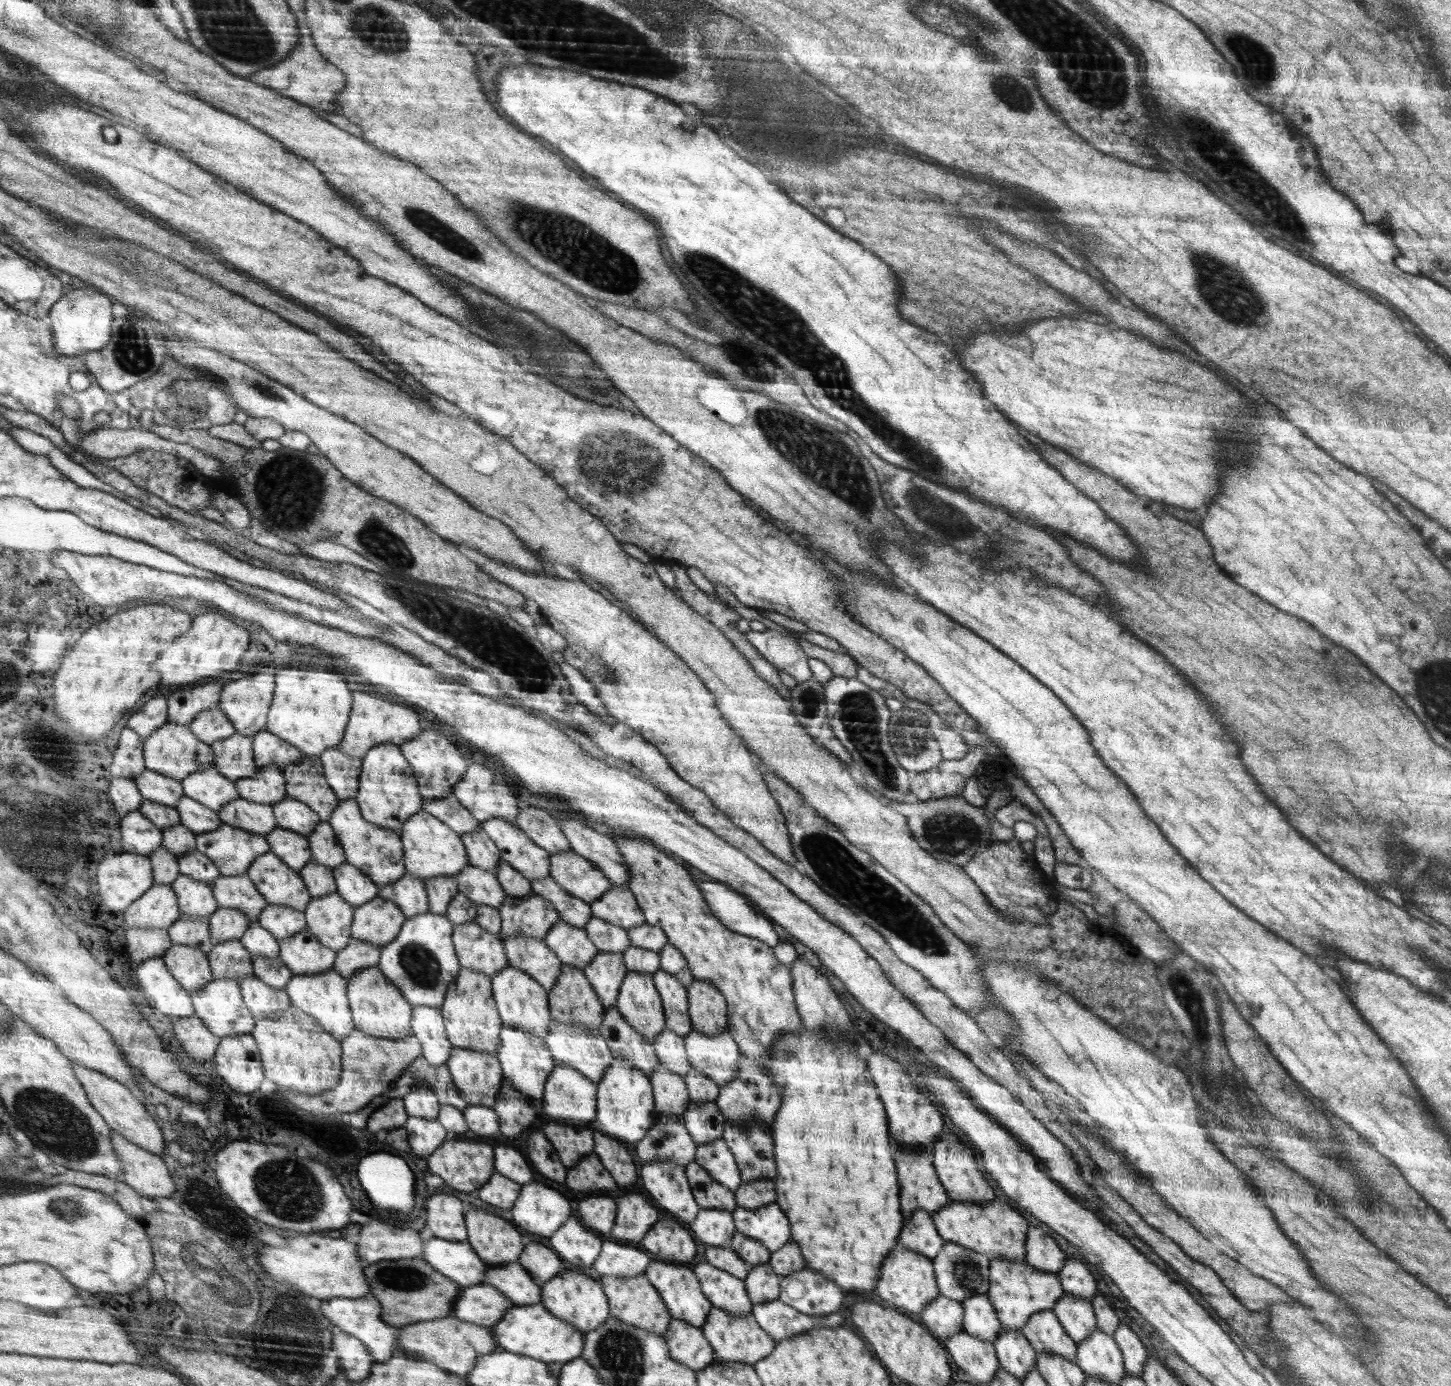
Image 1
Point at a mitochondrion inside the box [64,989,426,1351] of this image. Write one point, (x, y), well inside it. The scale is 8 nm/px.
(289, 1190)

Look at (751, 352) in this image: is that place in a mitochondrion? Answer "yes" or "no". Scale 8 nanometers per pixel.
yes

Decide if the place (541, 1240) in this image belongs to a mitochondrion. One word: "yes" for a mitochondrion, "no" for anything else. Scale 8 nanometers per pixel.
no

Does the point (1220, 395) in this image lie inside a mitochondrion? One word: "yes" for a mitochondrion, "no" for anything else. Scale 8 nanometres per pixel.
no

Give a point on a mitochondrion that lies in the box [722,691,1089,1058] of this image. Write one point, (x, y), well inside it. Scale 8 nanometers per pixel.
(840, 870)

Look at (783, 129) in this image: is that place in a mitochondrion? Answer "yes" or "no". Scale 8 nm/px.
yes

